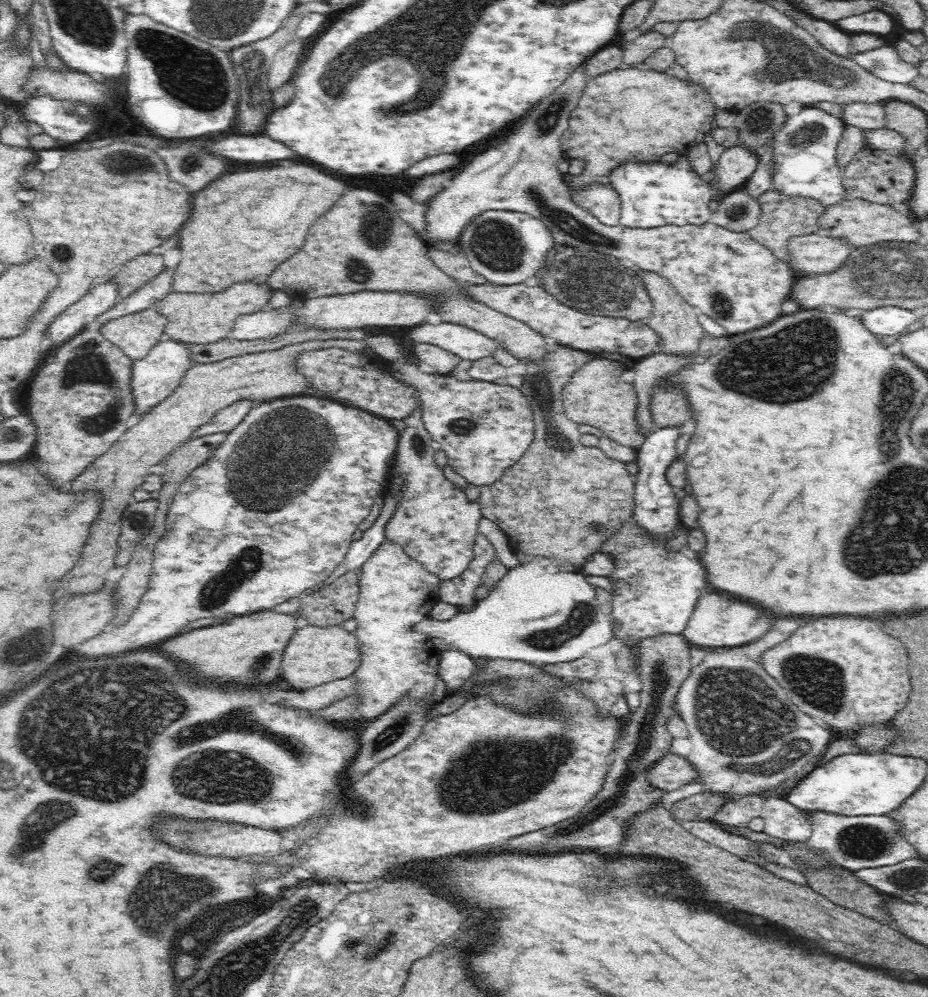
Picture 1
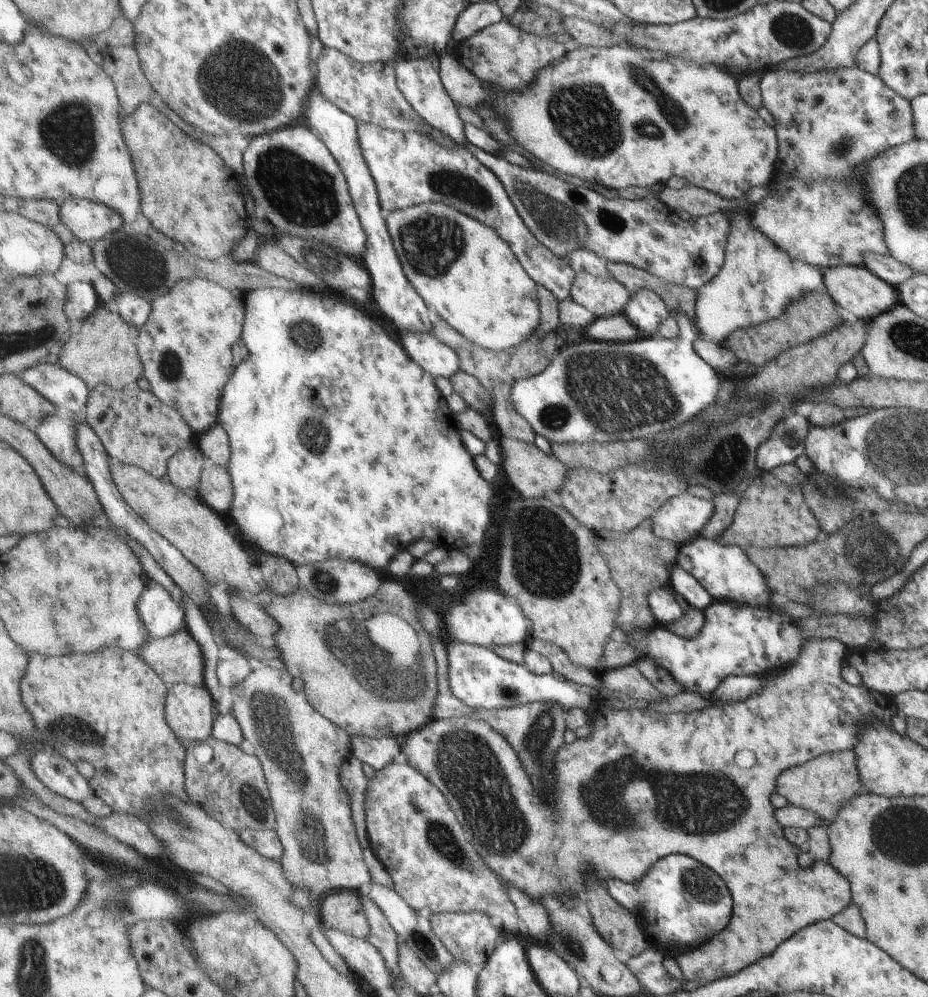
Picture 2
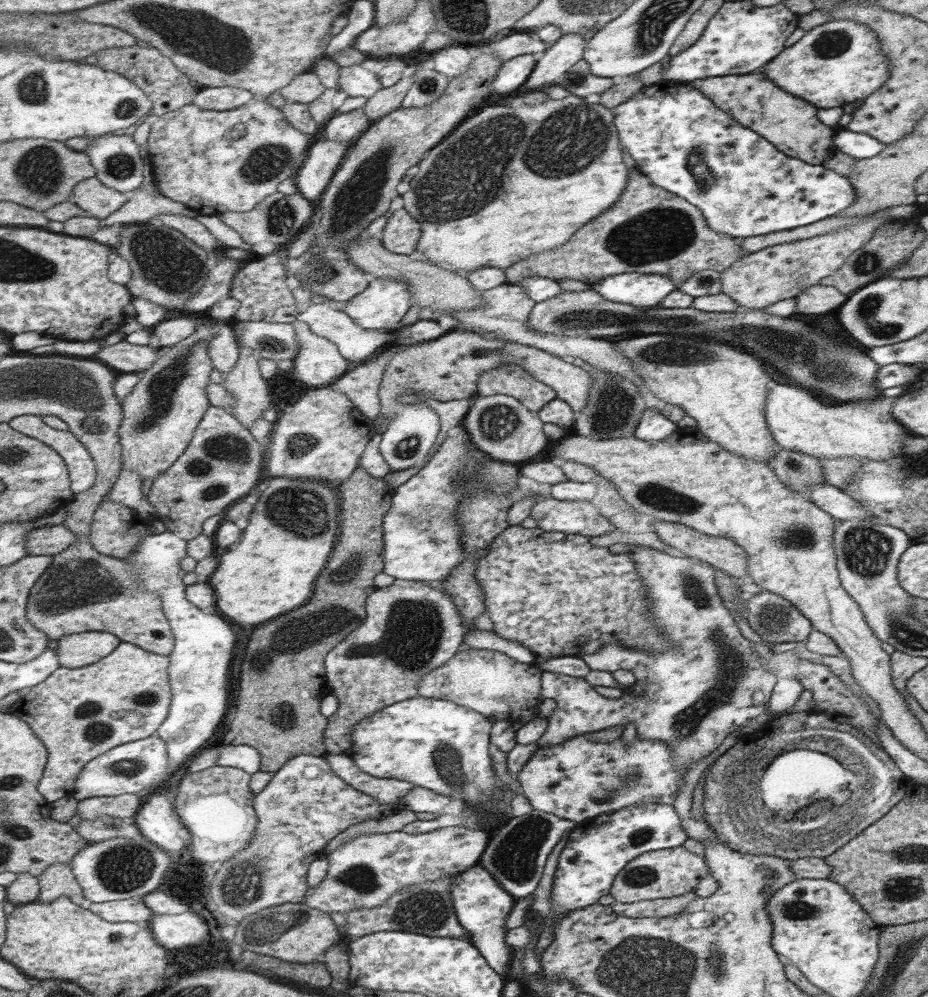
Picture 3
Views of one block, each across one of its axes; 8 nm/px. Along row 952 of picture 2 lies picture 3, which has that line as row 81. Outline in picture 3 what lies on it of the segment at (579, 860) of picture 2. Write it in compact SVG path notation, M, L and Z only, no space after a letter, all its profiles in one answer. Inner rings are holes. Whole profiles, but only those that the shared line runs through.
M750 73L706 78L686 84L705 92L722 110L728 112L744 127L756 131L787 155L803 159L806 163L821 165L835 150L836 131L816 118L816 108L804 99L782 90L769 76Z

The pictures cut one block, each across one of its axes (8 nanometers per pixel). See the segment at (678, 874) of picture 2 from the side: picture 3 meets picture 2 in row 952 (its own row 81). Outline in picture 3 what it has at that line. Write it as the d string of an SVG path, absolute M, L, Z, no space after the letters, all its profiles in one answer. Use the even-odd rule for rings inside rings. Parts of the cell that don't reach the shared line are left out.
M662 81L652 86L643 86L640 93L616 107L614 114L618 114L618 130L622 130L622 146L626 146L626 152L629 152L630 156L632 156L635 162L635 170L645 174L656 186L661 186L679 198L684 198L686 202L692 203L693 206L700 208L705 214L709 227L718 234L745 239L784 232L785 230L796 229L799 226L812 225L815 222L824 220L826 217L832 217L834 214L843 213L852 208L857 199L857 190L845 175L838 174L837 171L830 170L829 167L806 163L803 159L787 155L780 148L770 143L769 140L762 138L756 131L742 126L732 115L714 104L713 100L706 96L705 92L698 91L697 88L690 86L690 84Z

